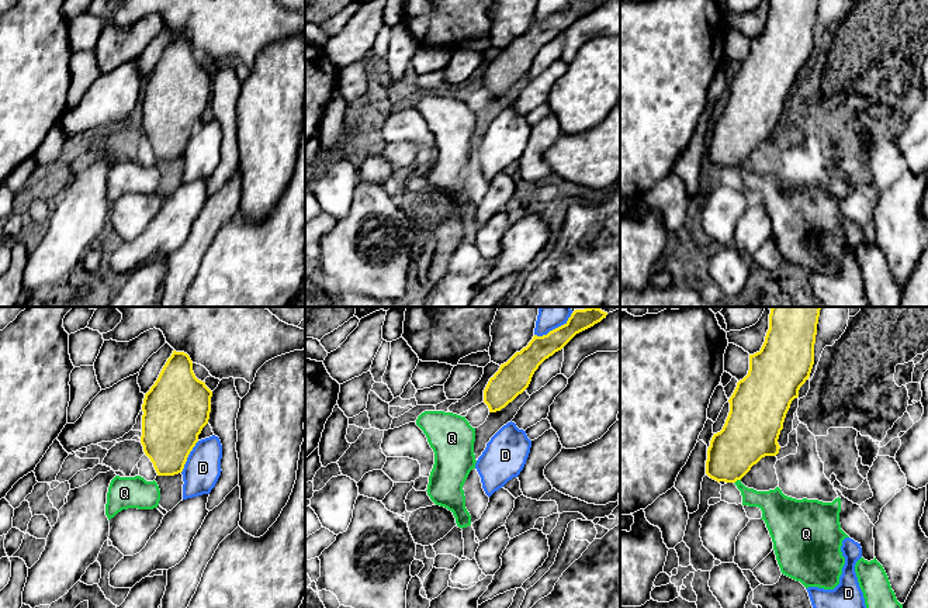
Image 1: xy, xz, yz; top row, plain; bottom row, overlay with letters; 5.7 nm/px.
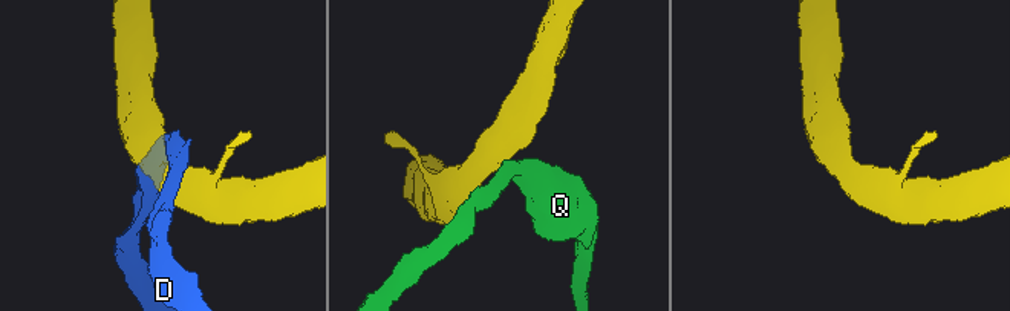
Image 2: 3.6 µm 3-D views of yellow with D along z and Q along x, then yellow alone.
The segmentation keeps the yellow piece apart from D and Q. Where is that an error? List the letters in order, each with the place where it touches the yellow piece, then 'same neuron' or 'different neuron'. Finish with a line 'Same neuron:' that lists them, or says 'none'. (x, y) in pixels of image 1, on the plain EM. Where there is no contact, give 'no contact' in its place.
D: xy (187, 141) | different neuron
Q: yz (737, 163) | different neuron
Same neuron: none

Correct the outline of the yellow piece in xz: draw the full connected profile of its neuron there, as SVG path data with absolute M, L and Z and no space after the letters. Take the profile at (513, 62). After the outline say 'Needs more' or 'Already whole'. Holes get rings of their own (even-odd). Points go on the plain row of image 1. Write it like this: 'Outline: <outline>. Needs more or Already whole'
Outline: M571 0L564 10L547 20L534 20L526 32L501 49L499 55L489 63L484 75L484 87L489 97L501 96L512 87L529 72L534 56L546 44L561 35L576 18L603 3L606 0Z. Already whole

